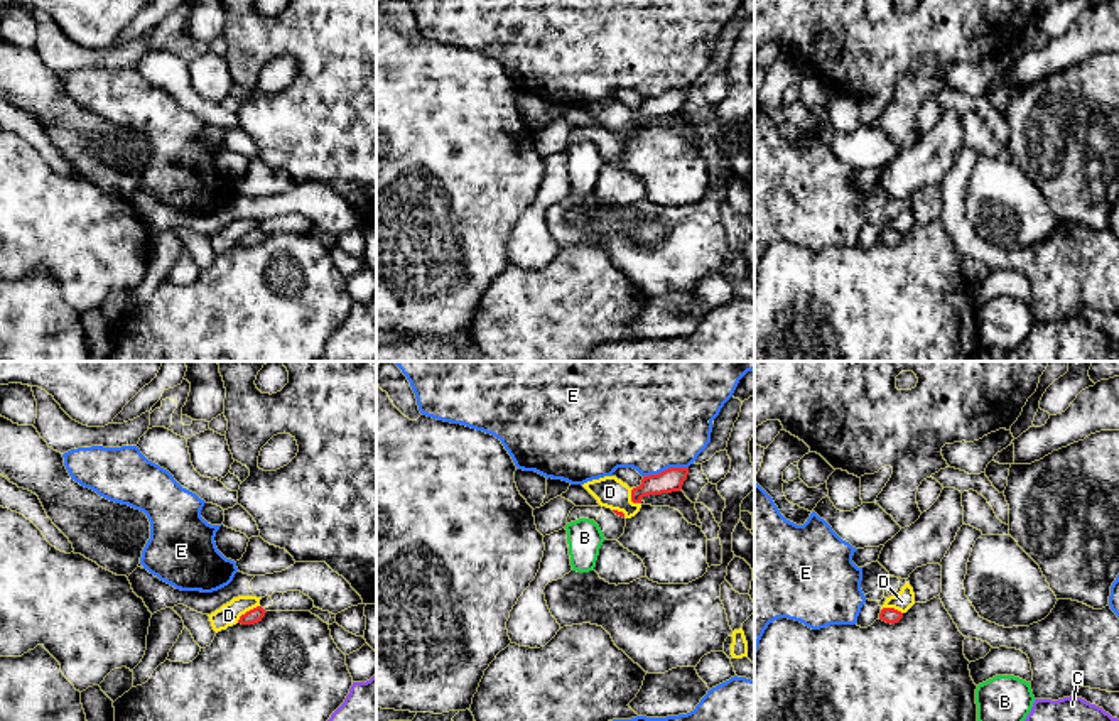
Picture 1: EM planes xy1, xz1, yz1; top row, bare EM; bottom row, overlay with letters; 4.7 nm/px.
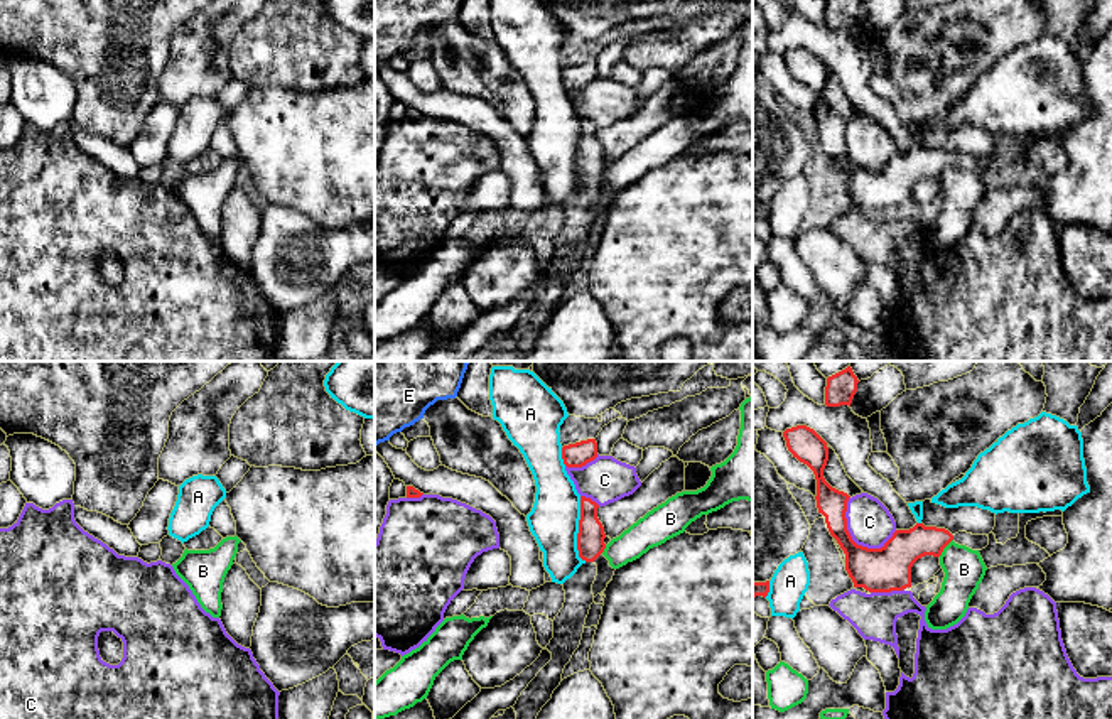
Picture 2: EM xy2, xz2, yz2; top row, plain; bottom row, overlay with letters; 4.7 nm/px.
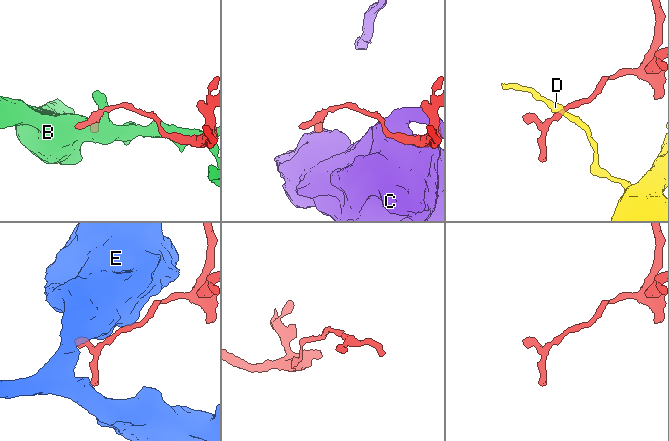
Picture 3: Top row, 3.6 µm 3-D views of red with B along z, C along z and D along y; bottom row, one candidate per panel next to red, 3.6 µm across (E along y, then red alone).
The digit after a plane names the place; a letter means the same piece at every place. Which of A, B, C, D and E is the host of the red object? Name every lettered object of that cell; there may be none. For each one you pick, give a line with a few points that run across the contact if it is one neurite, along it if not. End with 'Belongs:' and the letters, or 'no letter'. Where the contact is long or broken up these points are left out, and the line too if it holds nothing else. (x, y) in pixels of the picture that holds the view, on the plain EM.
Belongs: no letter

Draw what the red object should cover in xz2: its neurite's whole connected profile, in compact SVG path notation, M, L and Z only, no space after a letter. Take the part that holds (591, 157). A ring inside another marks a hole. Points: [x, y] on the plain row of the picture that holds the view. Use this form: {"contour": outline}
{"contour": "M580 118L577 172L584 186L562 206L565 224L553 241L553 260L545 270L552 275L552 282L537 295L513 327L516 361L533 348L542 329L552 321L553 312L562 304L565 287L580 267L586 240L594 224L592 206L597 197L594 182L606 170L606 155L597 140L597 130L596 123Z"}

